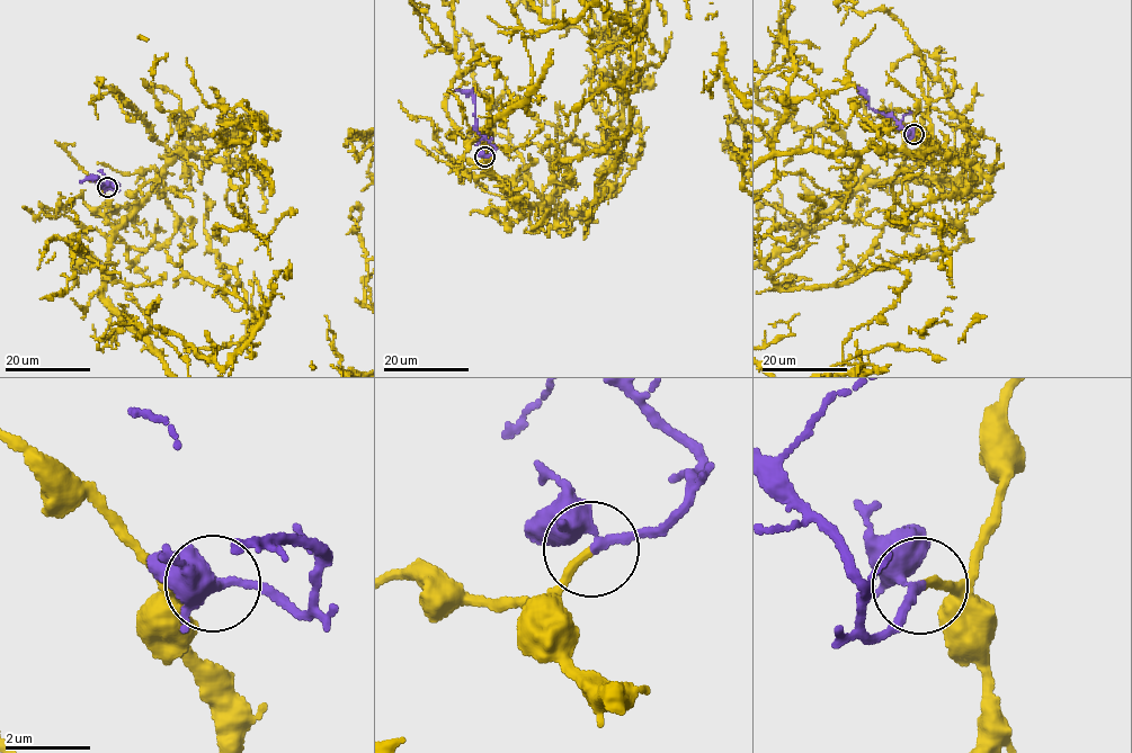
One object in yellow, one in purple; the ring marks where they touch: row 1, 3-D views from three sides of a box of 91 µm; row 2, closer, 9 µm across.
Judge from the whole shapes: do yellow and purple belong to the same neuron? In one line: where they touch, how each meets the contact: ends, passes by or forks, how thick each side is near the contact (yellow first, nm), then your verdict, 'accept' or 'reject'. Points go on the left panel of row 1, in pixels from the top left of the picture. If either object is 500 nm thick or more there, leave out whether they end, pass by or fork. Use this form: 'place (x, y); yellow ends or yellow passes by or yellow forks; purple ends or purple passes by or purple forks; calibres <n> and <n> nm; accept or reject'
place (107, 187); yellow ends; purple passes by; calibres 200 and 240 nm; accept

